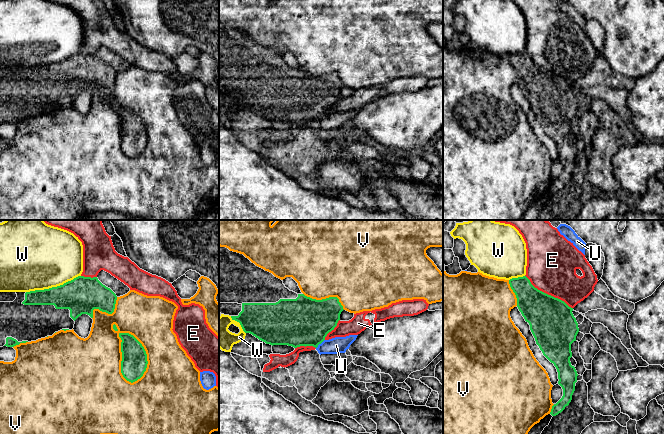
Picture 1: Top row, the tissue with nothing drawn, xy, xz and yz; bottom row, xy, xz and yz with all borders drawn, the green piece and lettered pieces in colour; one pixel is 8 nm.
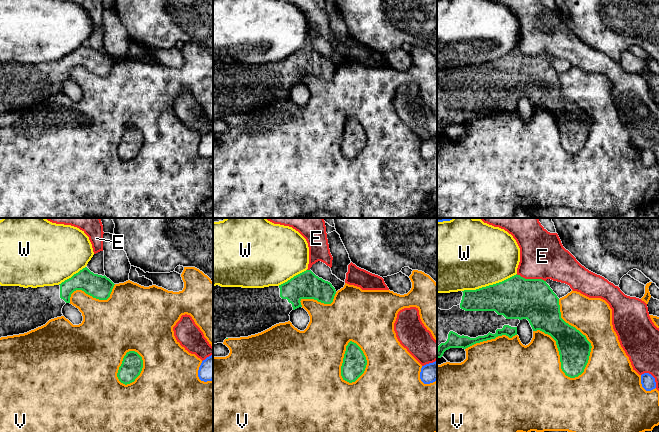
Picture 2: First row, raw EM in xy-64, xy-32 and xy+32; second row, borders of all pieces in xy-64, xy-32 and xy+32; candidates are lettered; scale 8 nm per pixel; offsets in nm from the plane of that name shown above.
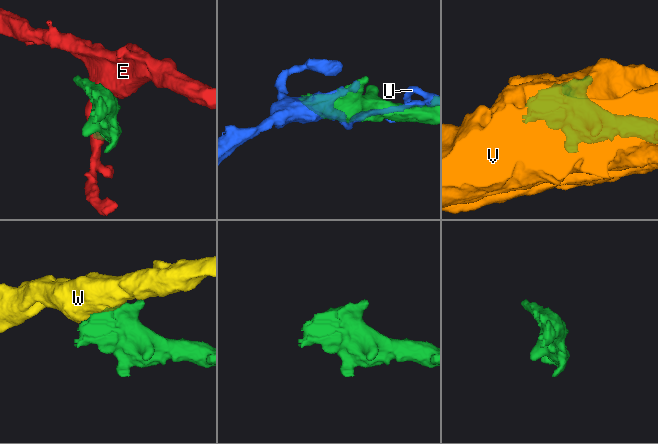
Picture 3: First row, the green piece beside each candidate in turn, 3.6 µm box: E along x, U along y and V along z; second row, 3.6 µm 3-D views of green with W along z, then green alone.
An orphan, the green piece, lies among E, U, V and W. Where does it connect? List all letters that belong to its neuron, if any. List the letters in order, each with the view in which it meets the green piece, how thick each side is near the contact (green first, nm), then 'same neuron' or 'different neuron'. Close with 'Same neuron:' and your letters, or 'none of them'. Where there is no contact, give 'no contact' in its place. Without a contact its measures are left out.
E: yz | 360/400 nm | different neuron
U: xz | 380/130 nm | different neuron
V: xy | 220/460 nm | different neuron
W: xy | 300/500 nm | different neuron
Same neuron: none of them

